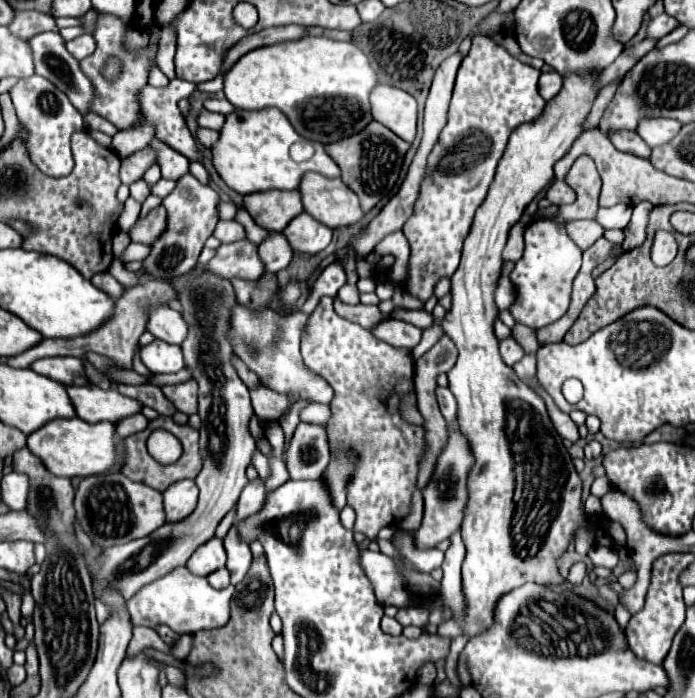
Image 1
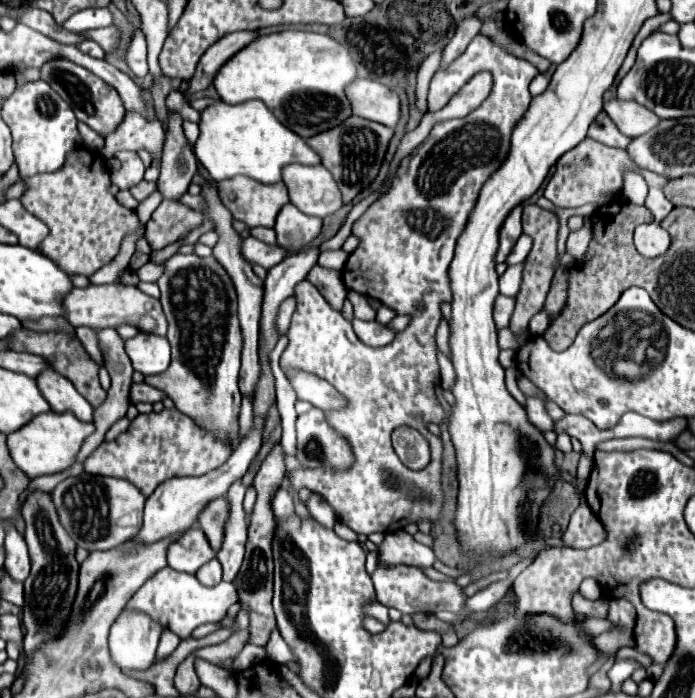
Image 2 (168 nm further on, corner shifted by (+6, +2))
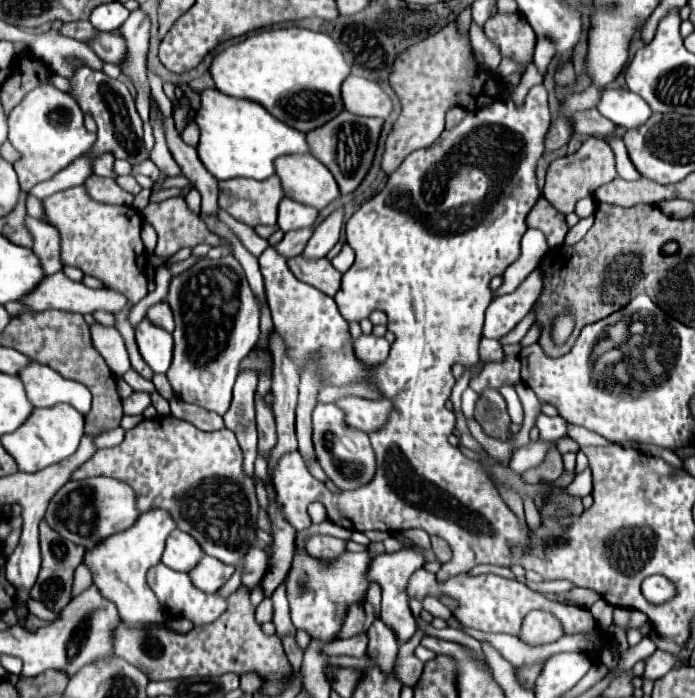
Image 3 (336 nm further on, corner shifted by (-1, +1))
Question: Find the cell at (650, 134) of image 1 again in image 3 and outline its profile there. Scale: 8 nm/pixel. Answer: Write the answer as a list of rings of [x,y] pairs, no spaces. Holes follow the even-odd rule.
[[[605,89],[601,93],[597,111],[619,127],[633,129],[643,125],[651,117],[647,103],[627,89]]]

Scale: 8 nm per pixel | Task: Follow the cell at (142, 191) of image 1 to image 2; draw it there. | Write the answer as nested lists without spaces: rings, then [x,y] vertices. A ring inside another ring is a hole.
[[[116,152],[114,158],[118,158],[122,162],[122,168],[118,172],[112,172],[110,176],[112,176],[112,182],[120,190],[130,190],[144,178],[146,168],[136,152]]]

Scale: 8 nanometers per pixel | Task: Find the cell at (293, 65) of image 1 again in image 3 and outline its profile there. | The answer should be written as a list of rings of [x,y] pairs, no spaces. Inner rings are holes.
[[[301,27],[259,31],[225,47],[209,67],[221,93],[257,101],[273,117],[301,133],[317,129],[341,113],[339,89],[349,71],[343,53],[329,35]]]

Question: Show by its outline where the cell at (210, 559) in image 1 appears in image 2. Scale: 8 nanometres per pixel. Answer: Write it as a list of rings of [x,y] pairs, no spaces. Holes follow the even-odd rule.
[[[194,528],[168,548],[168,566],[180,572],[196,574],[196,570],[214,556],[216,552],[208,544],[206,534],[200,528]]]

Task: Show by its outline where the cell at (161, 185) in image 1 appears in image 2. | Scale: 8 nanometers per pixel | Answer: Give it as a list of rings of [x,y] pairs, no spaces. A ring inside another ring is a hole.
[[[142,180],[142,182],[136,184],[130,192],[132,192],[132,196],[134,196],[138,202],[142,202],[142,200],[146,200],[156,188],[158,188],[156,182],[146,182],[146,180]]]

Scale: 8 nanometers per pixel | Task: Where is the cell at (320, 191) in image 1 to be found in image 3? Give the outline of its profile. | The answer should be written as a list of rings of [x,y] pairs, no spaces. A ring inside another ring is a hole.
[[[309,153],[279,157],[275,161],[275,173],[281,179],[285,197],[299,203],[323,209],[339,197],[339,187],[329,169]]]

